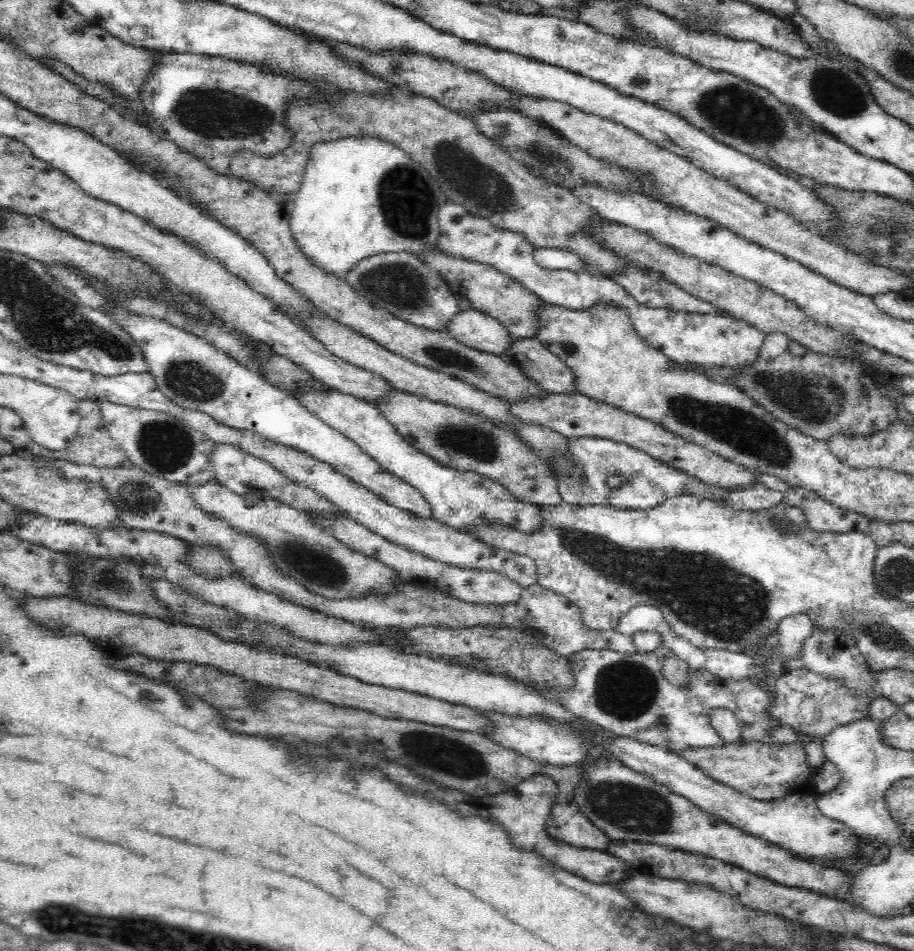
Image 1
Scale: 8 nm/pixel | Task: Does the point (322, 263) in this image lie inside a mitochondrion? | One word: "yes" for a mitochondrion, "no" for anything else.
no

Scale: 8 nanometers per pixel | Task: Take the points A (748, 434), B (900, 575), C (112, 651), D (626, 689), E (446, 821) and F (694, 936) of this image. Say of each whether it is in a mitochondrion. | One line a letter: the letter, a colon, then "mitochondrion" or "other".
A: mitochondrion
B: mitochondrion
C: other
D: mitochondrion
E: other
F: other

